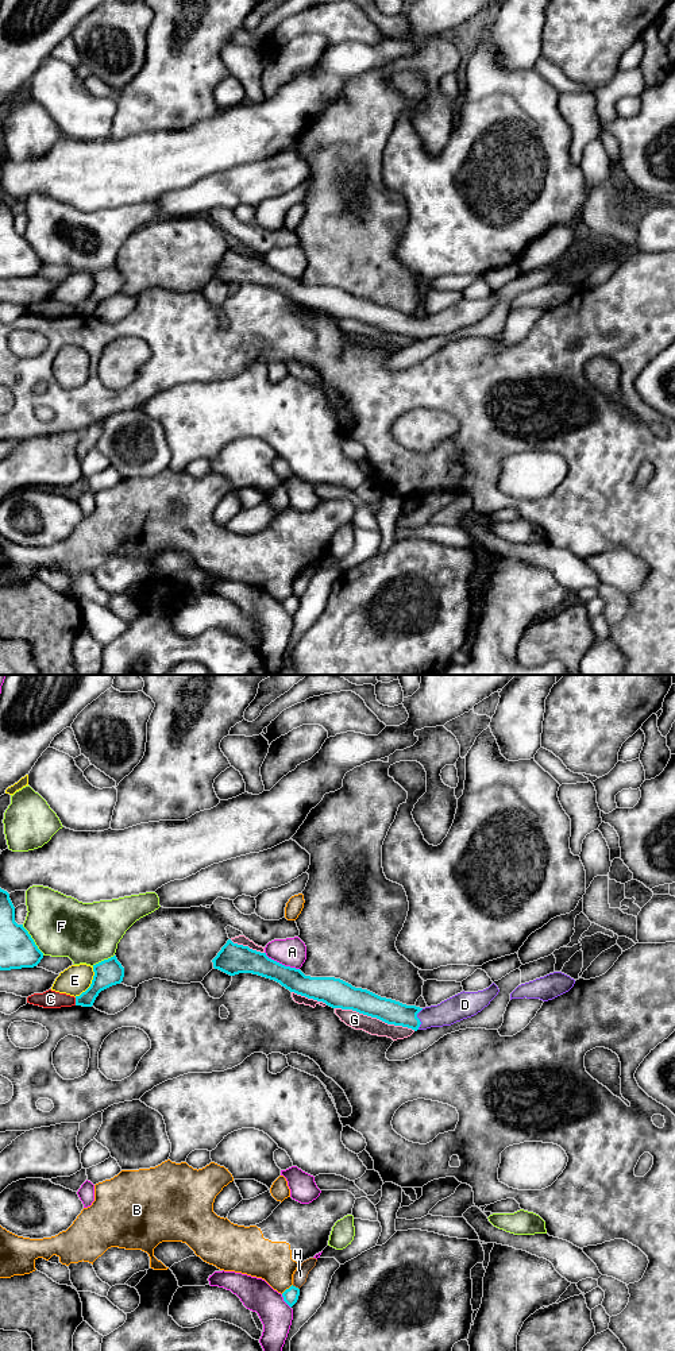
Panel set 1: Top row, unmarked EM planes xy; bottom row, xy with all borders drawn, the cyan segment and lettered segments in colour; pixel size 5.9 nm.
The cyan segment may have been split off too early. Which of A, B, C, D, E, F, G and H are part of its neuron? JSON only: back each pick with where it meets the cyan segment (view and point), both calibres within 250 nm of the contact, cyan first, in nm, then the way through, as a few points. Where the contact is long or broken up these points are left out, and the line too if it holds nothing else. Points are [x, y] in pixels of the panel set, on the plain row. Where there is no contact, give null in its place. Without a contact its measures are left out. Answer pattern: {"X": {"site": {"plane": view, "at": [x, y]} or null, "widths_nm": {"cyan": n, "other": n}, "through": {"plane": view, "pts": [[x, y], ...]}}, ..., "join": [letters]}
{"D": {"site": {"plane": "xy", "at": [419, 328]}, "widths_nm": {"cyan": 140, "other": 150}, "through": {"plane": "xy", "pts": [[393, 321], [419, 328], [438, 325], [458, 316]]}}, "join": ["D"]}

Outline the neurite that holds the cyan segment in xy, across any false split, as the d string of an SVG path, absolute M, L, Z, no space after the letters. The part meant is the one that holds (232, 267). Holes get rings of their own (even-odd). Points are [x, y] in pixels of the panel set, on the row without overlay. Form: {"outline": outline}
{"outline": "M231 248L212 269L213 277L230 285L252 282L279 292L297 304L323 310L332 317L352 319L387 333L417 339L451 335L481 321L498 304L493 292L478 301L460 301L437 314L420 317L381 306L367 298L355 297L335 286L310 286L300 278L285 275L248 255Z"}

